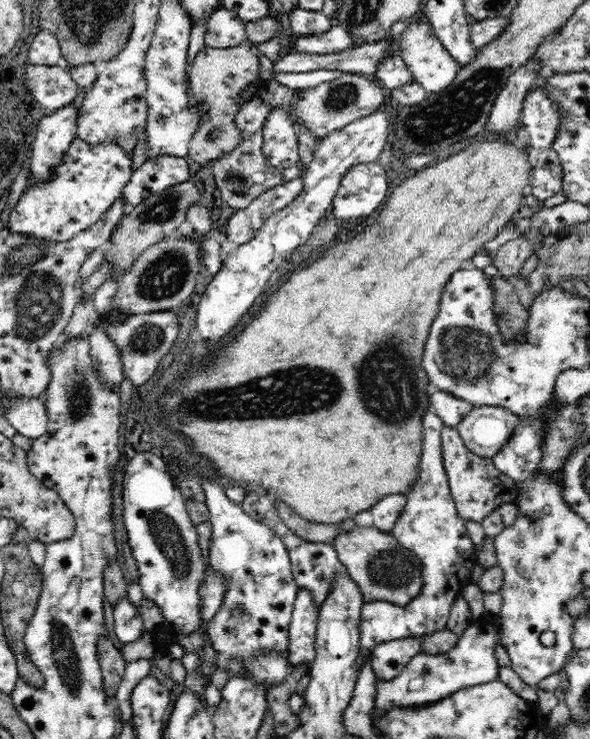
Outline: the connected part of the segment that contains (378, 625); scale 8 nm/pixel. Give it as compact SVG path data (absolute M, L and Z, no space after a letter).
M430 410L422 416L424 452L420 476L412 486L412 492L408 492L407 503L390 531L397 544L415 554L421 564L421 591L402 606L386 601L362 603L360 652L357 658L360 668L378 644L402 638L419 638L446 629L454 598L460 595L460 590L469 579L470 570L478 564L476 552L472 550L473 542L467 534L466 521L458 514L450 494L442 456L441 432L444 425L442 419Z

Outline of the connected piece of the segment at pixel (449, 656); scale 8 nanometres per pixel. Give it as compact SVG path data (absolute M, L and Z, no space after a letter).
M485 614L480 619L472 620L466 626L454 648L448 652L415 654L396 678L378 679L376 682L376 698L374 698L374 708L371 714L372 723L382 723L386 718L386 710L394 706L429 705L438 699L454 694L457 690L495 681L498 678L500 664L494 655L494 646L500 643L500 638L500 618Z

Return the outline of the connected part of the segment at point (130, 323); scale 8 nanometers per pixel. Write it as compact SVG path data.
M173 311L150 312L147 314L132 315L130 318L126 318L126 322L114 325L107 325L107 322L100 322L97 319L97 327L105 326L107 337L117 346L119 358L121 358L121 373L124 375L124 379L128 379L132 383L135 393L138 387L143 386L152 378L152 374L158 368L158 362L170 352L170 346L174 344L176 336L178 336L178 318L176 316Z

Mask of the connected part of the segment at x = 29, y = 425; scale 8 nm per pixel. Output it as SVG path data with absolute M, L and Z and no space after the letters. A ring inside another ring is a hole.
M14 397L7 402L8 422L16 432L28 438L38 438L47 432L48 414L46 412L45 398Z

